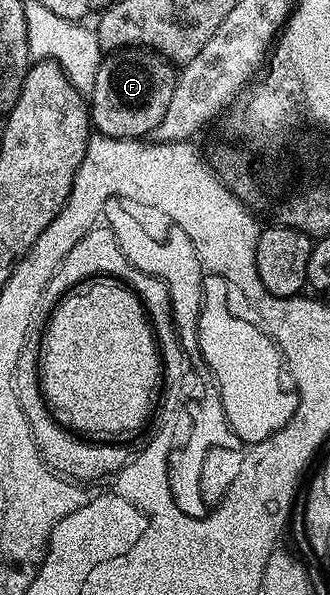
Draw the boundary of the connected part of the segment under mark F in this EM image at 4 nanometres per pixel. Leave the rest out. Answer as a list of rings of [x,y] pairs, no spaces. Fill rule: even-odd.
[[[127,47],[107,52],[88,95],[90,124],[103,137],[121,141],[149,138],[156,123],[168,112],[168,102],[172,100],[177,82],[175,66],[153,49]]]

